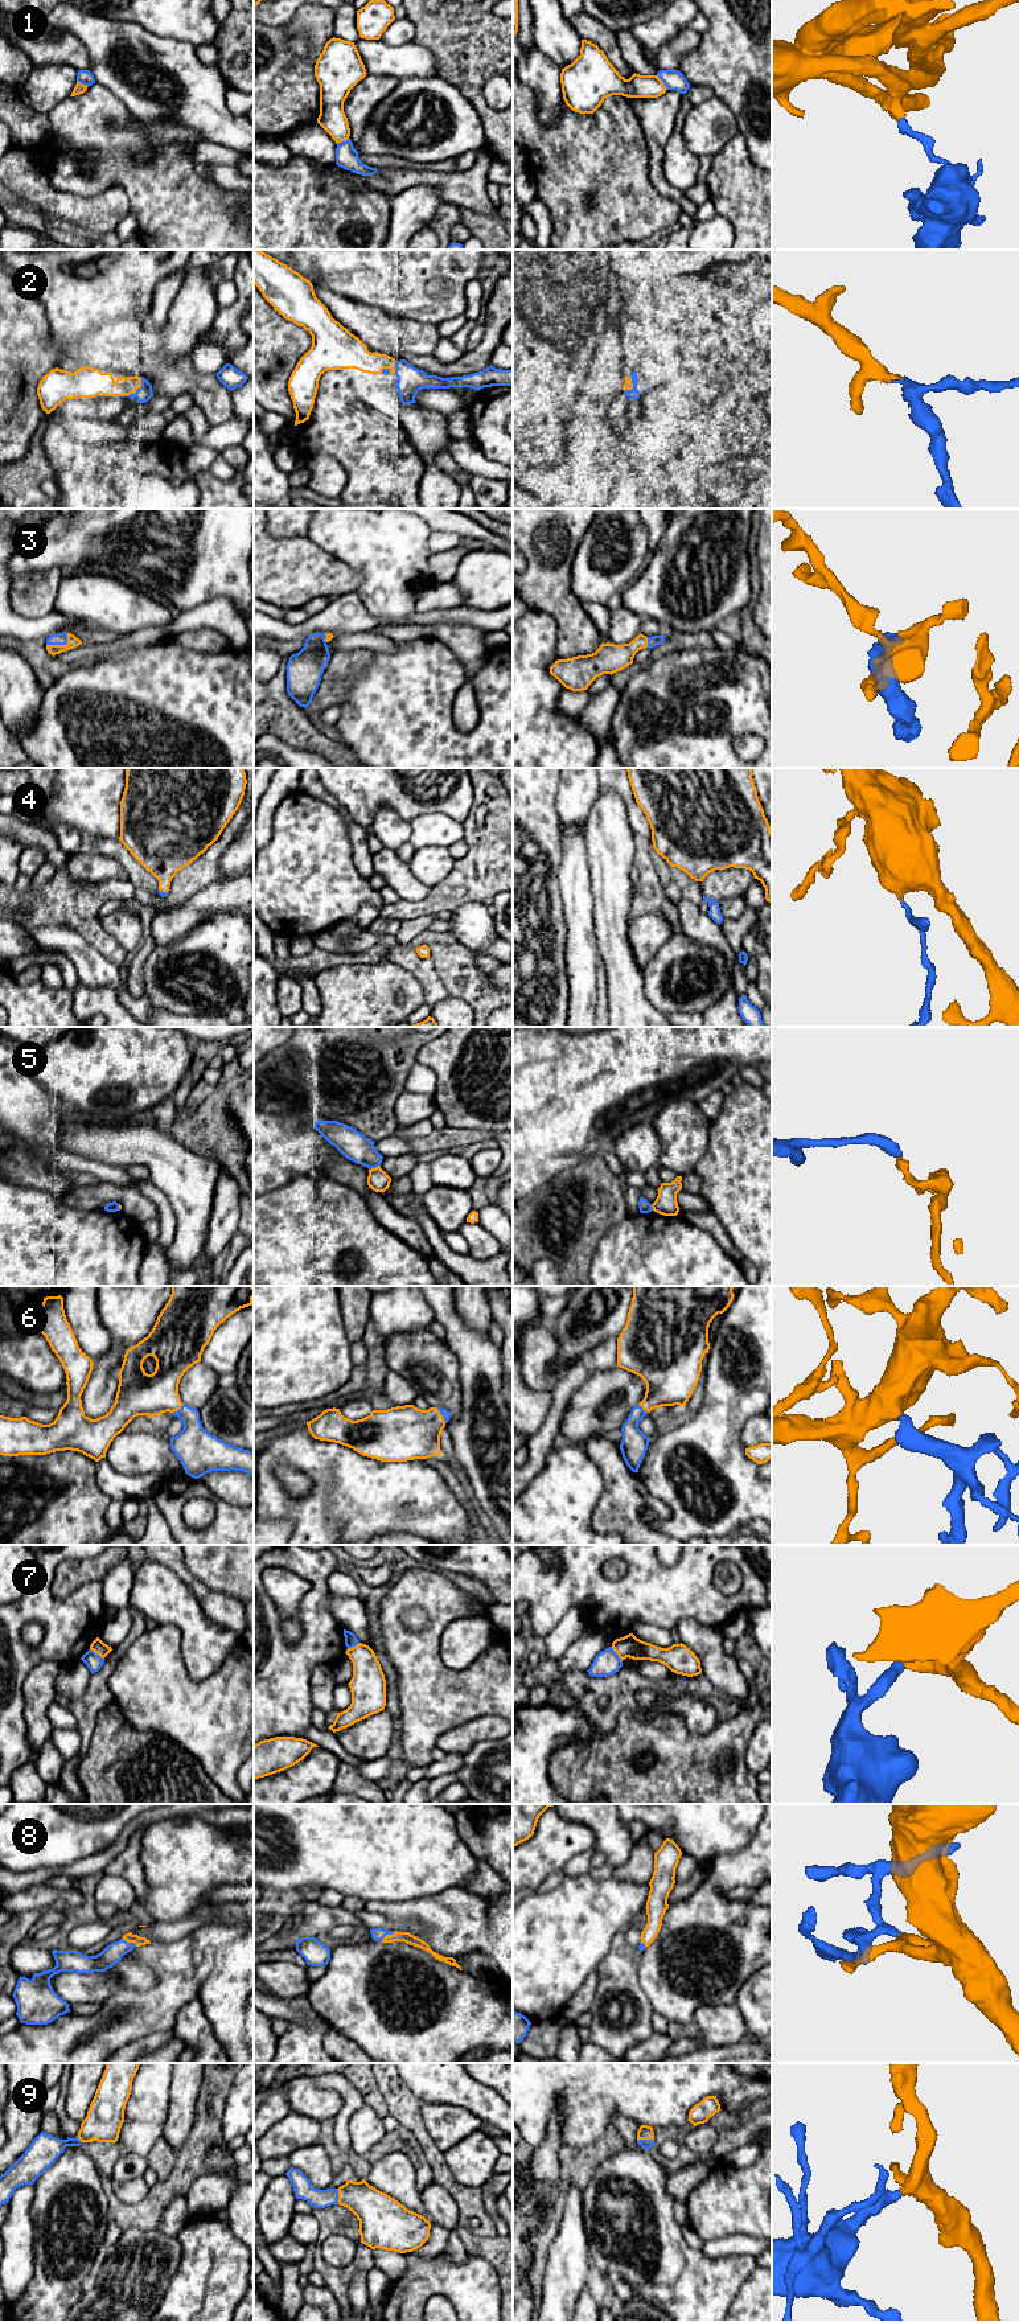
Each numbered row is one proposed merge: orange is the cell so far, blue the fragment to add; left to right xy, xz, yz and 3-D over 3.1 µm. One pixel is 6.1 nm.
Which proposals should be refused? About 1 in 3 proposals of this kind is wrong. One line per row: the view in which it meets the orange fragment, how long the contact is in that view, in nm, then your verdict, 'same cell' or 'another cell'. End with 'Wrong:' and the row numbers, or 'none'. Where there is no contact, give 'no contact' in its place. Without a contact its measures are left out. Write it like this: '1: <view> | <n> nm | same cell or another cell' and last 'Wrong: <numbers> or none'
1: yz | 120 nm | another cell
2: xy | 150 nm | same cell
3: xy | 150 nm | same cell
4: xy | 60 nm | same cell
5: xz | 80 nm | another cell
6: xy | 90 nm | same cell
7: yz | 120 nm | another cell
8: xy | 110 nm | same cell
9: yz | 100 nm | same cell
Wrong: 1, 5, 7

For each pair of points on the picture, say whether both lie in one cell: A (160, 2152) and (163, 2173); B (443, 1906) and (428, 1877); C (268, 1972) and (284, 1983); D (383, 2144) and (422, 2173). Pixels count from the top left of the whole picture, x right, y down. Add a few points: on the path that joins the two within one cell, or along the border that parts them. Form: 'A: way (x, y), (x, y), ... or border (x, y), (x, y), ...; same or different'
A: way (161, 2157), (163, 2168); same
B: border (464, 1887), (446, 1887), (435, 1894), (406, 1901); different
C: way (272, 1976), (280, 1979); same
D: way (395, 2144), (406, 2146), (419, 2161); same

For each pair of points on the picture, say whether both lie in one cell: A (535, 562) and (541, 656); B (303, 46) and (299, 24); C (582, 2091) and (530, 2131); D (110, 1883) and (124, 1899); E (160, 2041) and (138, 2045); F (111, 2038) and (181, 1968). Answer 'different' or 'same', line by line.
A: different
B: different
C: same
D: same
E: same
F: same

